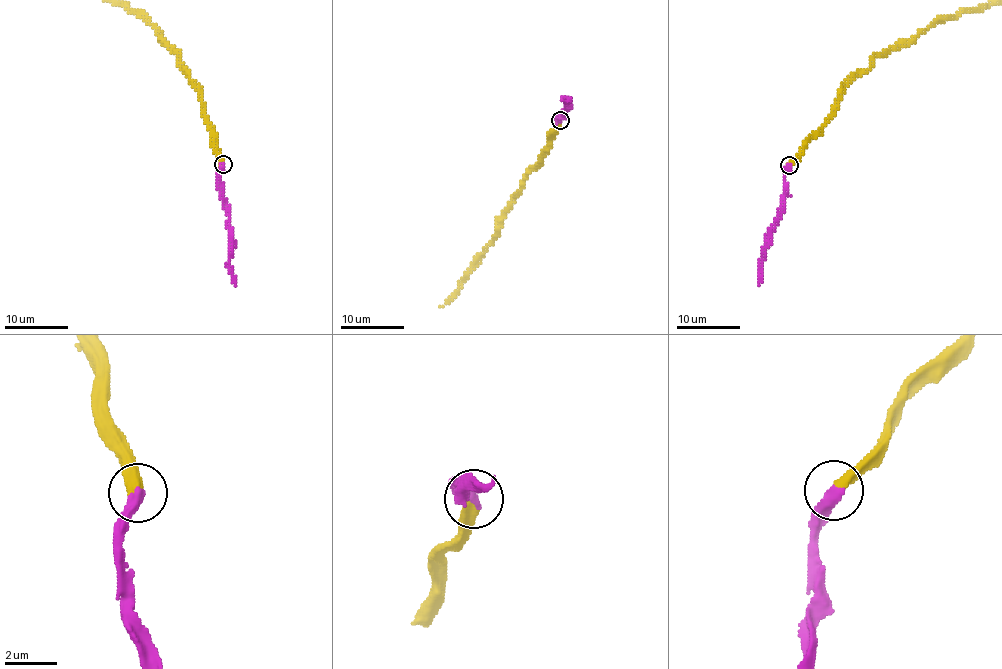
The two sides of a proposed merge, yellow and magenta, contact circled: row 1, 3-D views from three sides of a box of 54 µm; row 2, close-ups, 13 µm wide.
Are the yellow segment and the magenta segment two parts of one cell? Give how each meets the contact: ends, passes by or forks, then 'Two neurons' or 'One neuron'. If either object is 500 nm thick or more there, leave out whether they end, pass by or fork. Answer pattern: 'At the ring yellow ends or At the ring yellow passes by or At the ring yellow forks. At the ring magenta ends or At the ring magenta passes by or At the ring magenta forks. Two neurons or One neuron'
At the ring yellow ends. At the ring magenta ends. One neuron

